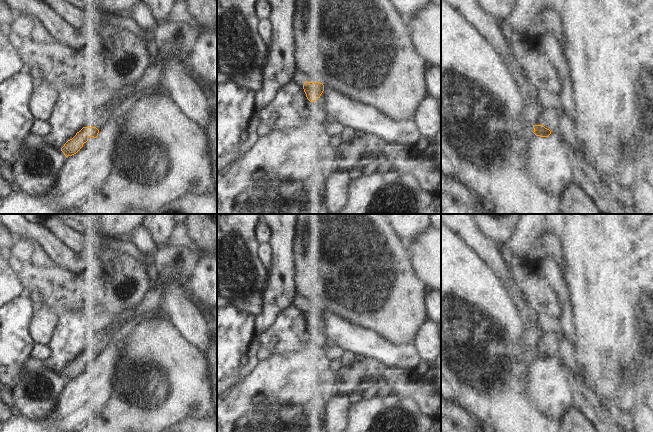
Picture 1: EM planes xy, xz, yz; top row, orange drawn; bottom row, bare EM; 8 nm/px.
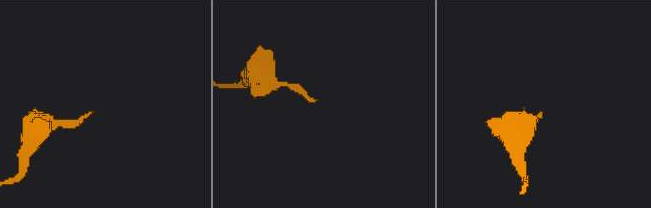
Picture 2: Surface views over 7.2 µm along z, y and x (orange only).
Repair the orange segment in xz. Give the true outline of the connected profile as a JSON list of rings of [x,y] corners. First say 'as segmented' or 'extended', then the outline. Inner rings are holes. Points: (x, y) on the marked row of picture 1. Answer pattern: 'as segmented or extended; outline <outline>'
extended; outline [[[307,82],[303,85],[304,92],[310,102],[316,102],[317,106],[325,109],[327,105],[327,95],[324,92],[324,85],[320,82]]]

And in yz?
extended; outline [[[550,118],[546,125],[534,125],[534,134],[540,137],[548,137],[552,131],[558,131],[558,125],[553,118]]]

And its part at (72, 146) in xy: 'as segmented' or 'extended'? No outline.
extended

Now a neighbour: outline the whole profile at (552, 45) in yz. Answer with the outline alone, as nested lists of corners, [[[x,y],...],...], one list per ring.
[[[538,31],[534,40],[536,46],[549,58],[557,76],[567,88],[569,84],[569,64],[565,57],[565,46],[560,36],[546,31]]]

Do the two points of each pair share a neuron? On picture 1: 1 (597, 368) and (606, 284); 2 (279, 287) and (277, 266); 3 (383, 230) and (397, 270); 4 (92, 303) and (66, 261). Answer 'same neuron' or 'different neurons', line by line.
1: same neuron
2: same neuron
3: same neuron
4: different neurons

